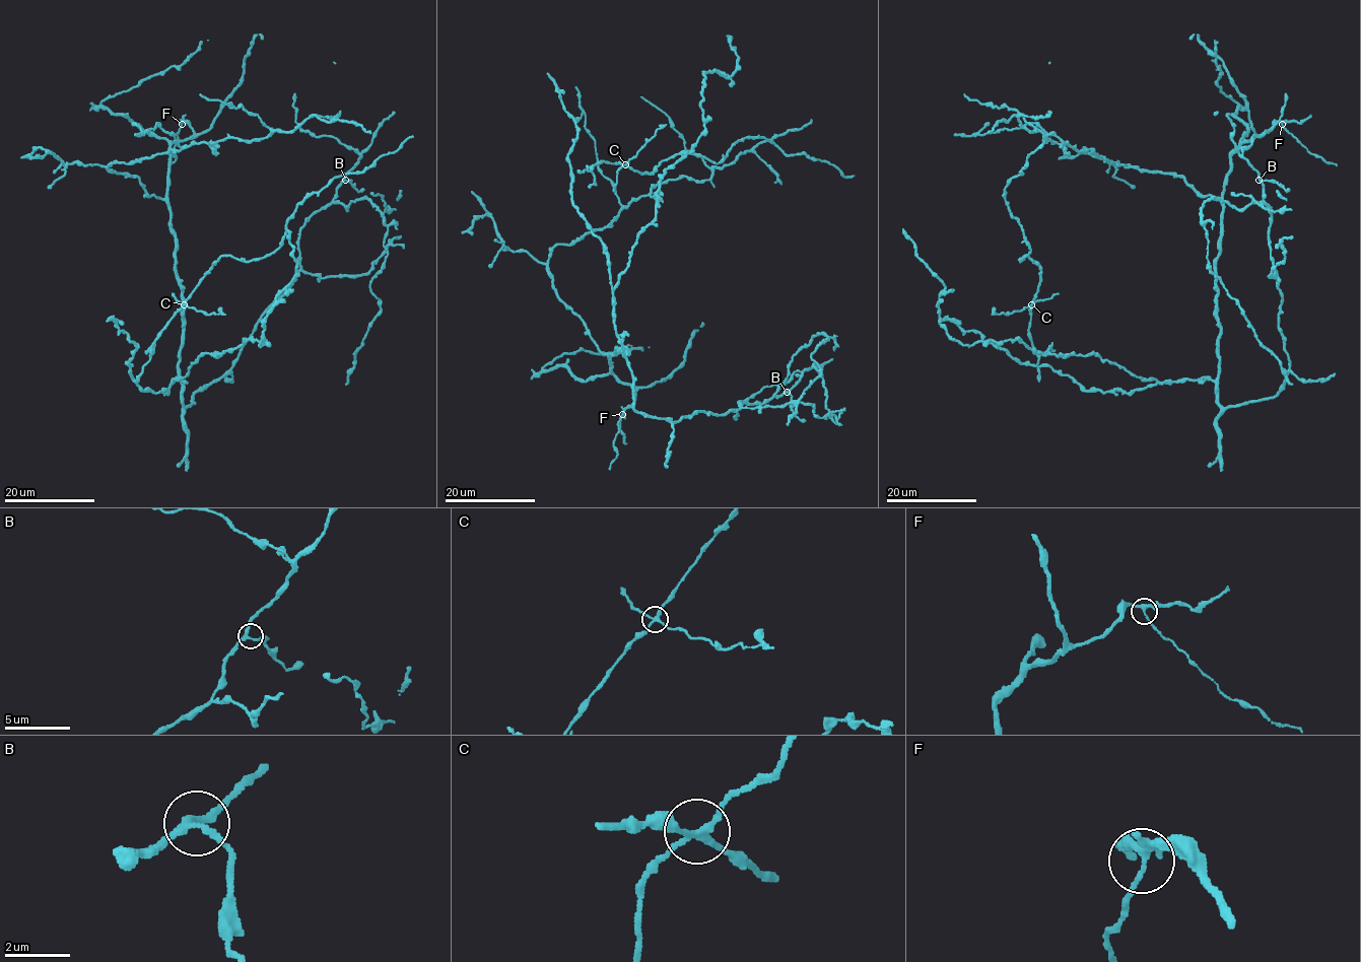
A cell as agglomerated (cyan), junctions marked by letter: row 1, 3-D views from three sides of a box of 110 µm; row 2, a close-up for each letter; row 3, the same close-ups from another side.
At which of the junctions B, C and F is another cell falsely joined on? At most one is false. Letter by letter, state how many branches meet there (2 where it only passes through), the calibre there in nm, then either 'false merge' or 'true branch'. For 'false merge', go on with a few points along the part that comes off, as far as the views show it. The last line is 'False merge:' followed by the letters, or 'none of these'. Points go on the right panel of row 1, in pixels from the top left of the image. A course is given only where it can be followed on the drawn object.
B: 3 | 190 nm | true branch
C: 4 | 190 nm | false merge | (1032, 304), (1007, 315), (992, 315)
F: 4 | 220 nm | true branch
False merge: C

